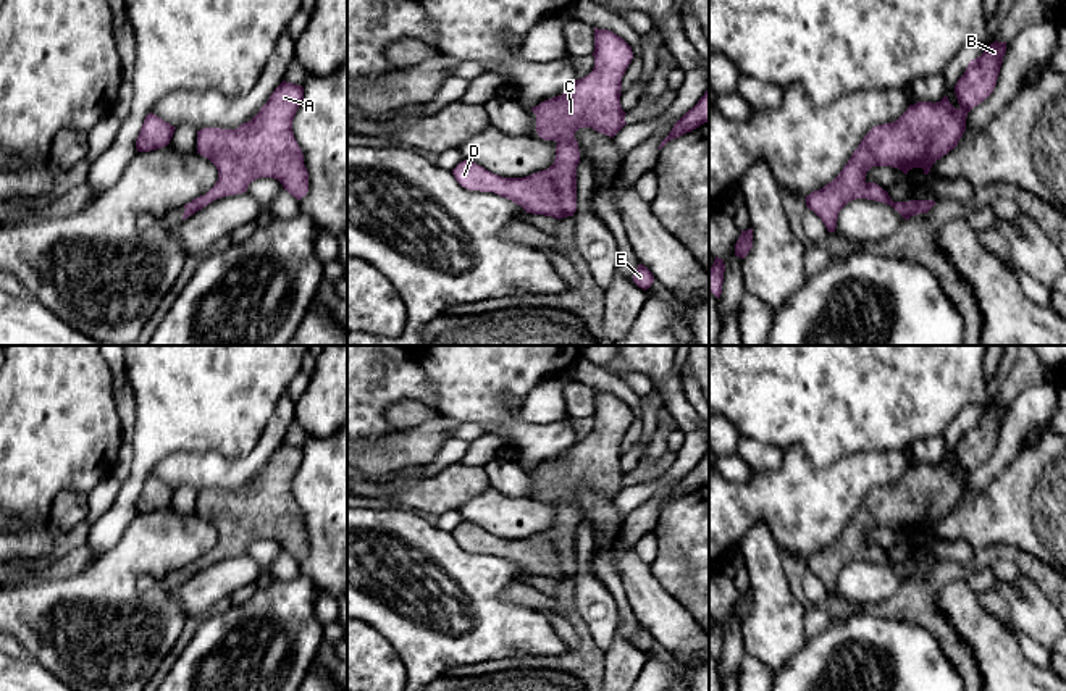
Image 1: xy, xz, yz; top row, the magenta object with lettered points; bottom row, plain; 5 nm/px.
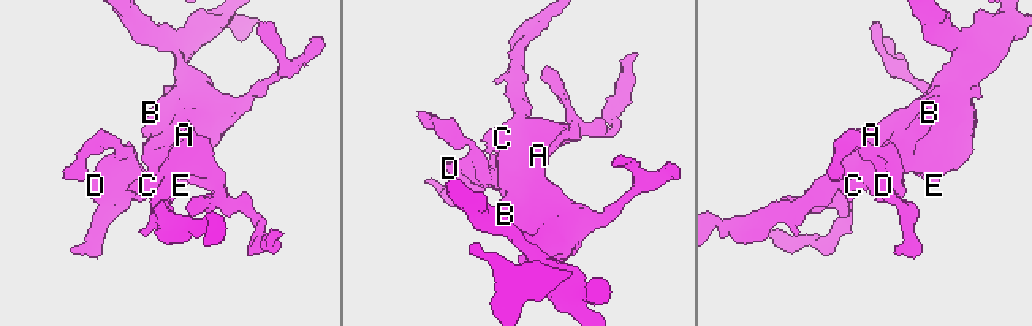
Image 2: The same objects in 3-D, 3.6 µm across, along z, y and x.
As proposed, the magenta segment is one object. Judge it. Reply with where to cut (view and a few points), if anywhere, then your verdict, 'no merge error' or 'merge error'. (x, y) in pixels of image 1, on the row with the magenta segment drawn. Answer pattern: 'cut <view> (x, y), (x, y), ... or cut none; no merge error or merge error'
cut none; no merge error

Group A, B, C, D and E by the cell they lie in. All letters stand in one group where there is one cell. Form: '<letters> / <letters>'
A B C D E

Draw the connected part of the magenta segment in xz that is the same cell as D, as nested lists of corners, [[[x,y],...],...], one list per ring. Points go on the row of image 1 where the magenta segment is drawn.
[[[594,27],[594,68],[577,79],[562,95],[533,107],[536,132],[554,140],[554,163],[525,178],[502,178],[473,161],[460,161],[452,174],[468,189],[494,192],[520,205],[527,213],[552,218],[577,211],[577,166],[580,163],[575,132],[591,128],[614,137],[627,123],[620,105],[622,77],[632,63],[632,47],[617,34]]]

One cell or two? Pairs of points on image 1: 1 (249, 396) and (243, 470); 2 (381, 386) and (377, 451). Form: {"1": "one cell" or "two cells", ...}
{"1": "two cells", "2": "two cells"}

